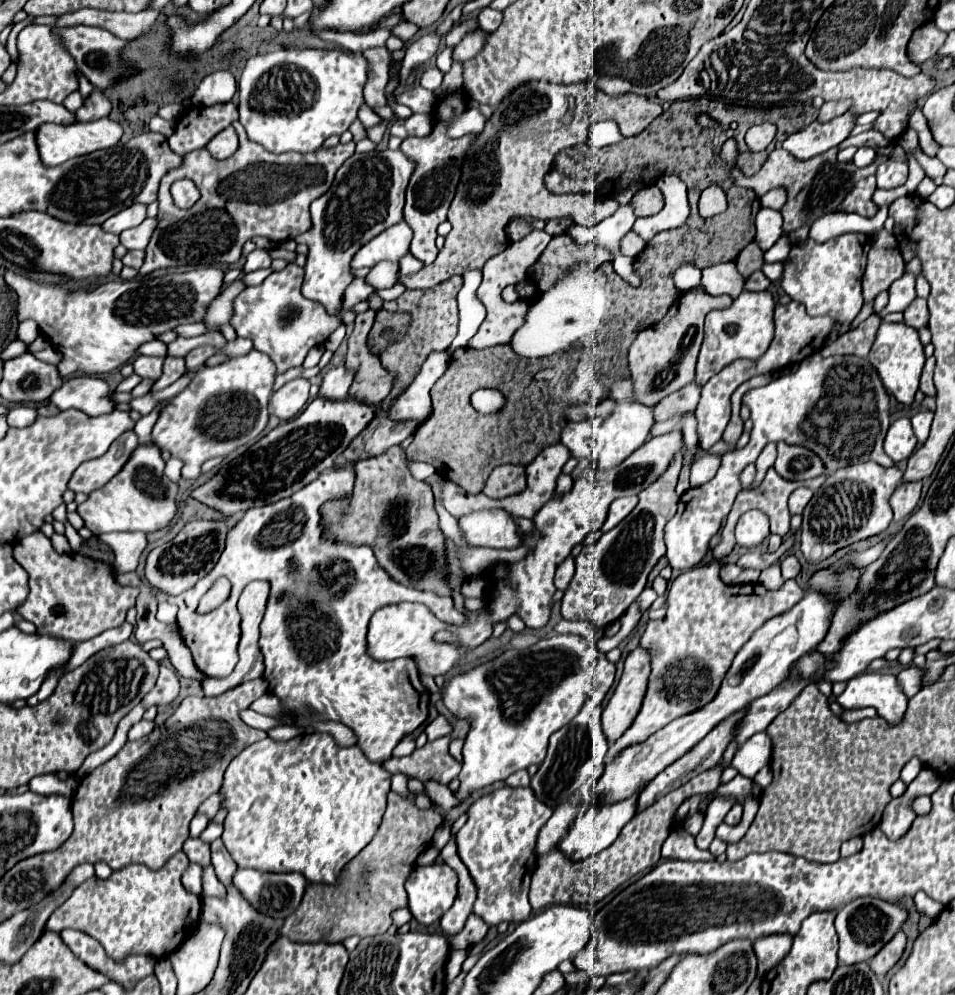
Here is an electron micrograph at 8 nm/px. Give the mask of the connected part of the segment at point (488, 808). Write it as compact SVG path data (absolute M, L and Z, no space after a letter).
M503 787L503 789L497 789L493 793L483 795L481 799L477 799L469 807L467 813L469 813L469 819L457 833L457 847L459 847L459 857L465 863L465 867L469 869L469 875L477 887L477 899L473 905L473 913L477 917L481 917L487 925L499 925L503 921L521 923L521 921L529 919L531 905L529 905L527 895L529 895L529 879L531 879L531 873L537 863L535 843L537 843L539 829L543 827L543 823L547 823L553 809L539 803L539 799L535 799L535 795L531 795L529 787L525 787L525 789Z

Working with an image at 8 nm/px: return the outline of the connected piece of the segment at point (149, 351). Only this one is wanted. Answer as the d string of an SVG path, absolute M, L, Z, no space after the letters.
M153 339L151 343L145 343L145 347L141 347L139 353L145 356L165 357L167 355L167 343L163 343L159 339Z

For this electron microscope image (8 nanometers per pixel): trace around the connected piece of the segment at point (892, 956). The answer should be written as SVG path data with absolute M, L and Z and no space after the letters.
M899 931L899 935L895 935L895 939L891 939L891 943L887 943L887 947L883 947L883 951L879 951L879 955L875 955L875 959L871 959L871 963L869 963L871 971L879 979L885 977L887 971L901 959L905 945L907 945L907 937L905 937L905 933Z

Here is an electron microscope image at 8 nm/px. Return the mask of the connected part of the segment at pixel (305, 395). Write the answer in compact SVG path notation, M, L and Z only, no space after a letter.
M297 377L293 381L287 381L271 397L273 415L277 415L281 421L295 419L305 409L307 399L309 399L309 381L307 379Z

